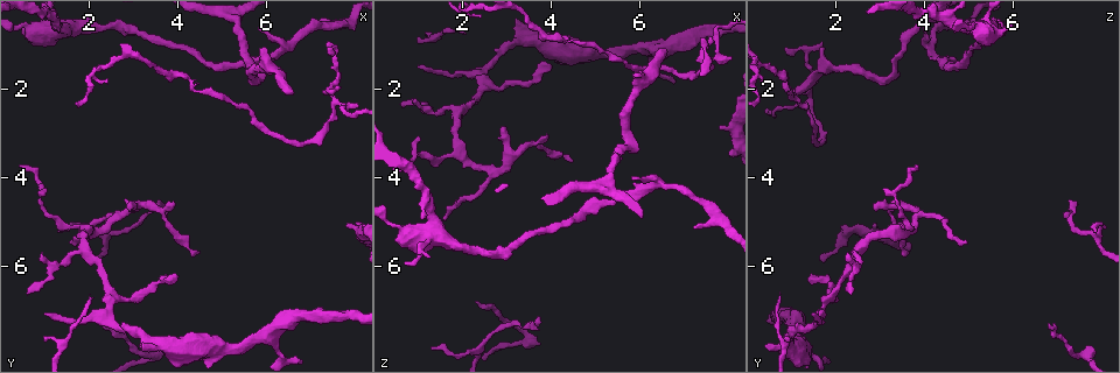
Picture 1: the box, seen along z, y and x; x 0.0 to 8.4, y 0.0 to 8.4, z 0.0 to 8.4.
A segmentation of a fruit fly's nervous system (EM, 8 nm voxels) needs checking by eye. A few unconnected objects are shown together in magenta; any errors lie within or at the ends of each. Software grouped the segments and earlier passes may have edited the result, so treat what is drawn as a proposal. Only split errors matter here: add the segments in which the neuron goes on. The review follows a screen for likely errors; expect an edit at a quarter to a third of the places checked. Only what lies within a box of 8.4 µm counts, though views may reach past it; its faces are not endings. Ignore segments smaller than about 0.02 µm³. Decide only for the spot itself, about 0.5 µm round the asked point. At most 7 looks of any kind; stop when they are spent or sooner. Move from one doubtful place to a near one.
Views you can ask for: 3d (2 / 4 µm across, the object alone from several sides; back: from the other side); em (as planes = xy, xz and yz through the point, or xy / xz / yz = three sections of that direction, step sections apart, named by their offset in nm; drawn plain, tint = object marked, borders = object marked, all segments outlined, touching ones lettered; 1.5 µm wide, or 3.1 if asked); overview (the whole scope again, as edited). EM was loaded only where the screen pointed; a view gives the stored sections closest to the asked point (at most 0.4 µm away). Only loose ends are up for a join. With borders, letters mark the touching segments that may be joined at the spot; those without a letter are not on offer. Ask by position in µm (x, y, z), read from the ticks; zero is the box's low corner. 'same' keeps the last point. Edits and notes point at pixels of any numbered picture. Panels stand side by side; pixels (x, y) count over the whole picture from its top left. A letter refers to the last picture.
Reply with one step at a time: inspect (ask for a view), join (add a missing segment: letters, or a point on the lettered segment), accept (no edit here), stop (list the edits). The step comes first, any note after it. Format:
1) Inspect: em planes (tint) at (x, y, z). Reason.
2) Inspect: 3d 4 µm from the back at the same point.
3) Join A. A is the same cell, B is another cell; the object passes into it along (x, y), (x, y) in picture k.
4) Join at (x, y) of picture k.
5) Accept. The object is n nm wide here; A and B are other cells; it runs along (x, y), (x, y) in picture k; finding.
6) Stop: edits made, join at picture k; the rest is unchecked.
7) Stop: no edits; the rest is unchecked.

Inspect: em xz step 8 (borders) at (4.50, 5.65, 3.65). Thin end.

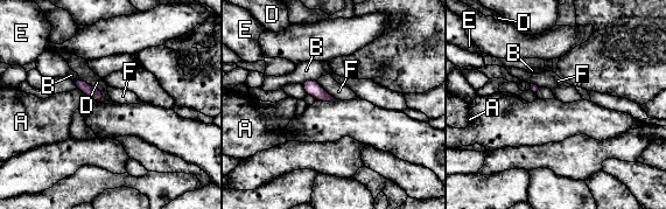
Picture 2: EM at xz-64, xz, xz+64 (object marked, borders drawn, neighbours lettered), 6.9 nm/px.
Inspect: em xy step 4 (borders) at the same point. Another direction.

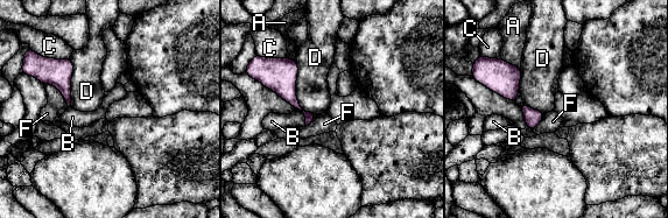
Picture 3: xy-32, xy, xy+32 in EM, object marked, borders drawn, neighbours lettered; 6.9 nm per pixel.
Accept. A, B, C, D and F are other cells; a border runs along (294, 60), (296, 100), (316, 113) in picture 3; none of them fits.

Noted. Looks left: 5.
Inspect: 3d 4 µm at (0.90, 5.70, 2.25). Thin end.

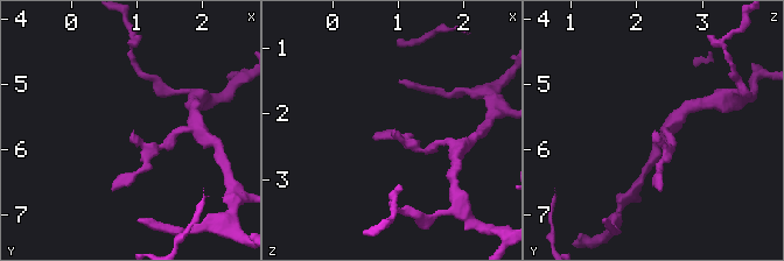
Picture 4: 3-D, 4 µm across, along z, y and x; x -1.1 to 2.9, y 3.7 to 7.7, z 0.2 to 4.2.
Inspect: em planes (borders) at (0.95, 5.65, 2.30). Shape alone is not enough.

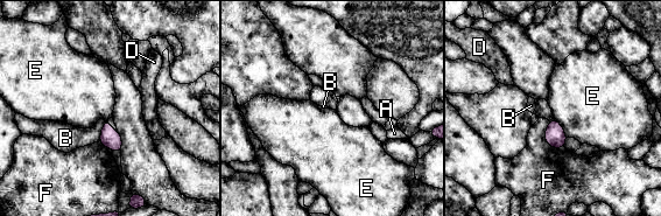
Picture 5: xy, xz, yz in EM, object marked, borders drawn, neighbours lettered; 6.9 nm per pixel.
Accept. A, B, D, E and F are other cells; none of them fits.

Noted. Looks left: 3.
Inspect: em xz step 4 (borders) at (6.50, 2.05, 1.05). Free end.

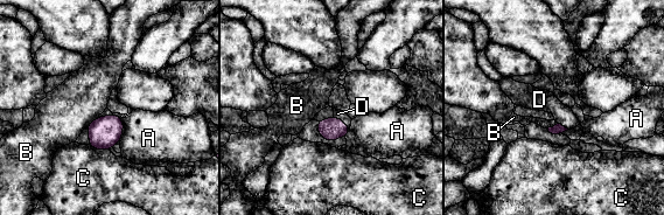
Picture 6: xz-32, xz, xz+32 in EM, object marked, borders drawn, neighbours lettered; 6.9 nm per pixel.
Inspect: em planes (borders) at the same point.

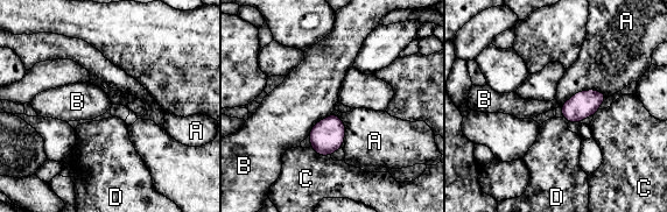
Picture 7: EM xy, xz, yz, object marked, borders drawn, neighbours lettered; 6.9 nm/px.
Join at (555, 153) of picture 7. D is the same cell, A, B and C are other cells; the object passes into it along (584, 104), (566, 119), (555, 153) in picture 7; it goes on there.

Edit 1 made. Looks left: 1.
Stop: edits made, join at picture 7; the rest is unchecked.

